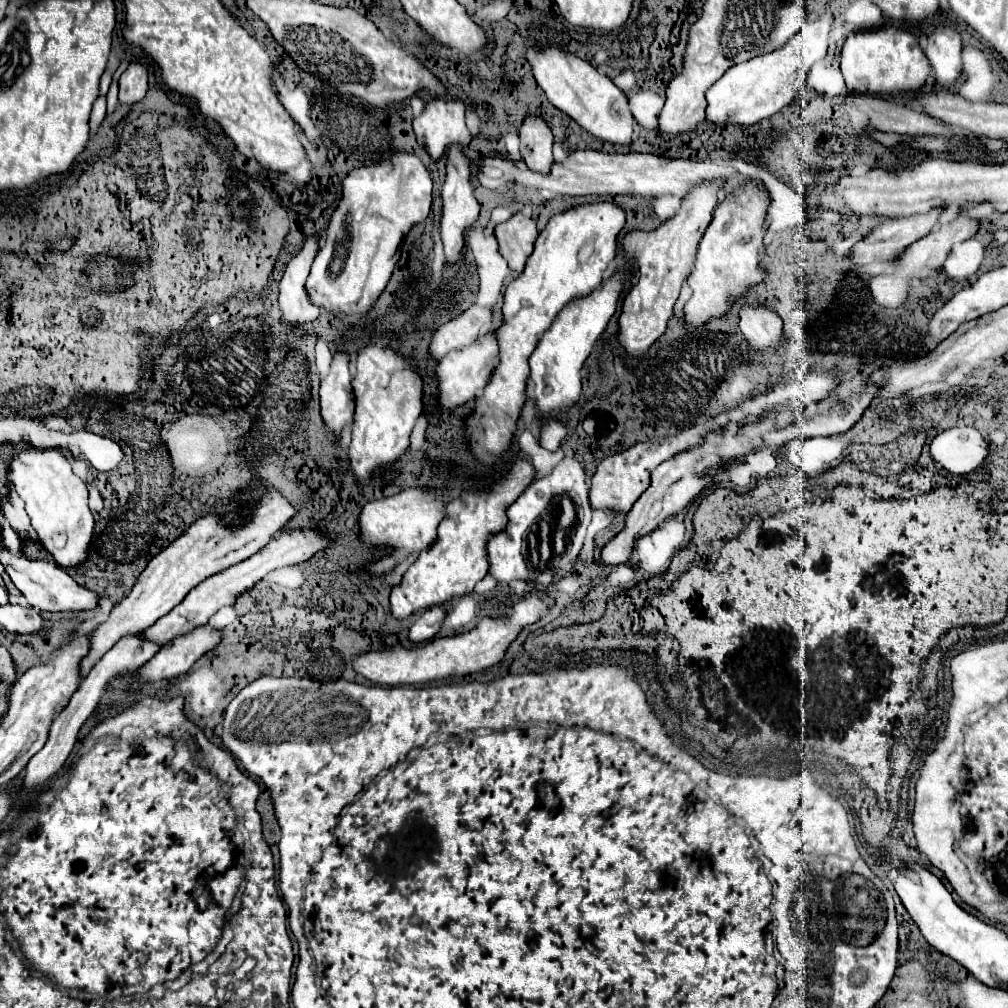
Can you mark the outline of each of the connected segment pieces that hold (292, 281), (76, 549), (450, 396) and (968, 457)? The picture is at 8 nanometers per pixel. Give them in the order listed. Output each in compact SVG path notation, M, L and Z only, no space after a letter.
M316 235L306 237L300 251L288 261L286 273L280 281L280 297L278 297L280 309L284 319L290 321L292 325L310 323L320 315L320 307L316 307L308 299L308 291L304 287L318 249L320 249L320 239Z
M20 449L8 463L8 479L26 503L26 513L38 533L38 541L52 553L58 565L76 567L86 561L94 517L88 507L86 483L74 475L58 449Z
M496 331L478 335L478 339L474 343L470 343L468 347L450 351L438 365L436 377L440 381L440 405L442 407L460 407L464 403L468 403L470 399L474 399L476 395L482 393L482 389L488 385L488 379L492 377L492 371L496 369L498 361L498 339L496 339Z
M952 427L932 439L930 455L950 473L966 475L986 461L988 441L974 427Z

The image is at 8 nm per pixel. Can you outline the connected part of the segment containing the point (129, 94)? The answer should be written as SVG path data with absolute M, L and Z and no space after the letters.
M130 63L120 75L120 103L132 105L140 101L148 91L148 67L142 63Z

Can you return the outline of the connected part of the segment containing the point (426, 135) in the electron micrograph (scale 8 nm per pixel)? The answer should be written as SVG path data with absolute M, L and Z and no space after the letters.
M430 99L422 113L414 117L414 133L418 143L430 153L434 161L438 161L454 143L466 147L472 135L464 123L462 99Z

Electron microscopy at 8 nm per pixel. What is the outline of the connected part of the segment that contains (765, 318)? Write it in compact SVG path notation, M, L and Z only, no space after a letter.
M742 305L740 307L740 329L746 341L754 349L782 349L784 335L780 331L782 319L778 313L766 305Z

